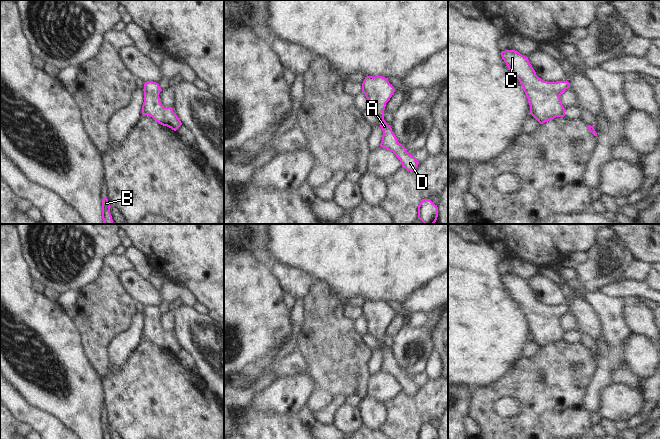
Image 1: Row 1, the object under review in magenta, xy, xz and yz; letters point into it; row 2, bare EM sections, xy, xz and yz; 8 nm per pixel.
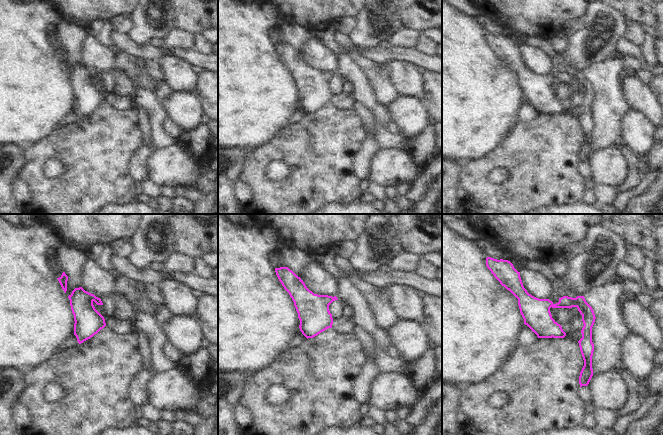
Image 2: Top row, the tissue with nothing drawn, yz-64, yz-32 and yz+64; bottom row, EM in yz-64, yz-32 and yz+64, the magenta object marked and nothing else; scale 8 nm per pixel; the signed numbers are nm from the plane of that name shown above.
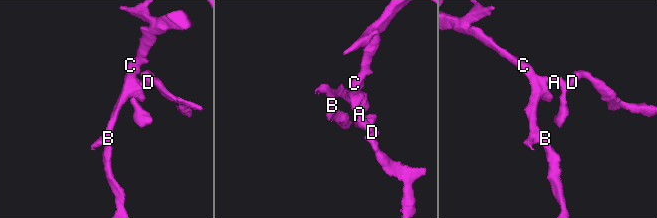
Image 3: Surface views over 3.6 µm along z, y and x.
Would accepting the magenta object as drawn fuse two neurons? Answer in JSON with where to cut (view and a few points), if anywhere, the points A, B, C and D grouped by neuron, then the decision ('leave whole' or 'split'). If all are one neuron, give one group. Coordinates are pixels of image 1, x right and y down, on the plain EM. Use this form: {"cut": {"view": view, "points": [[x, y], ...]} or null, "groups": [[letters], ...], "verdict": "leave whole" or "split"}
{"cut": null, "groups": [["A", "B", "C", "D"]], "verdict": "leave whole"}

